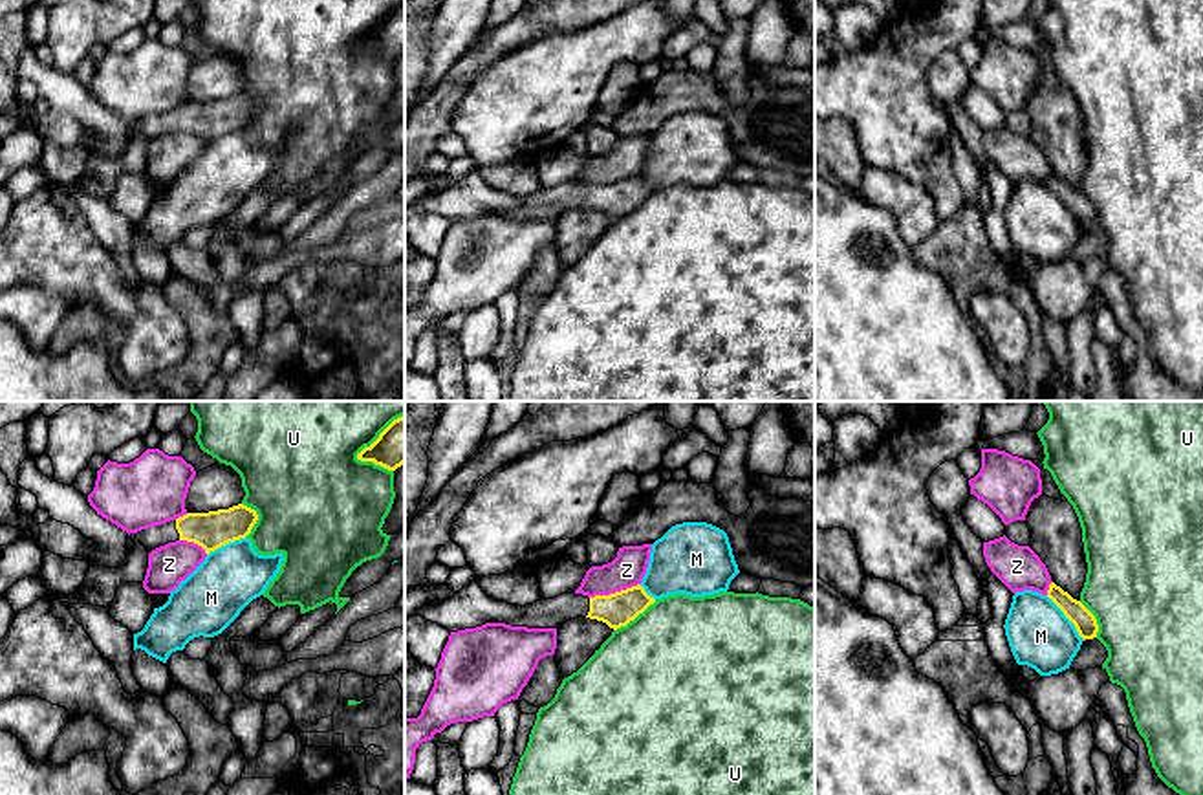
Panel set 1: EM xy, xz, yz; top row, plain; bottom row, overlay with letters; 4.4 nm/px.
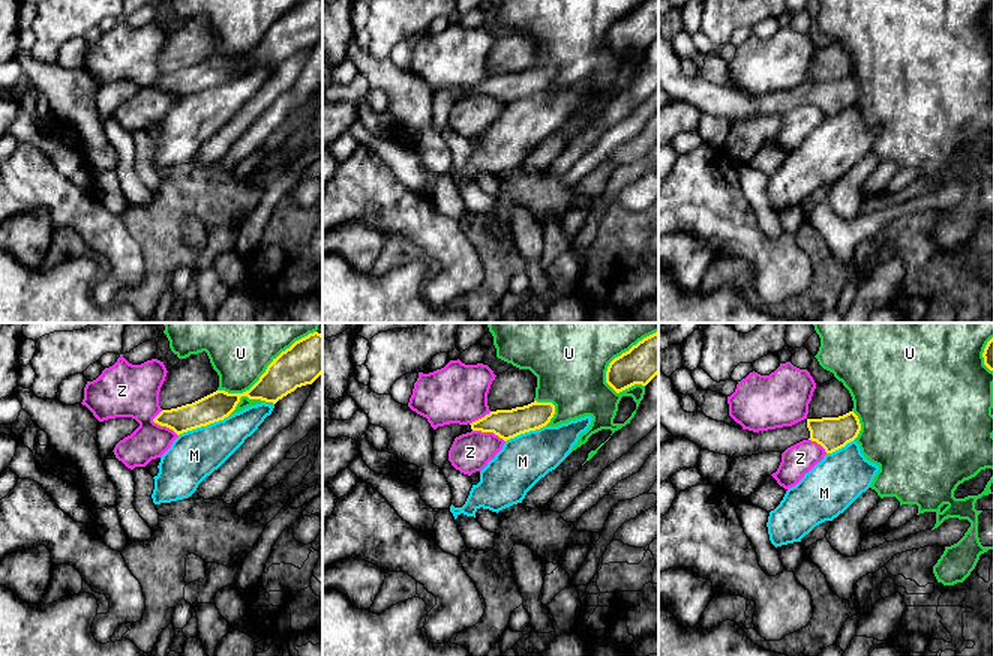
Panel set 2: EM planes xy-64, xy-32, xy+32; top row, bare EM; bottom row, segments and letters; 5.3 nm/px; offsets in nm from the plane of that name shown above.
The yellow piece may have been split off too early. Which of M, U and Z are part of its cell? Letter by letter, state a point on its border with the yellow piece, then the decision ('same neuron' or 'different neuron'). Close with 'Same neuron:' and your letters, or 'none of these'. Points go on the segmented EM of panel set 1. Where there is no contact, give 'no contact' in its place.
M: contact yz (1066, 616); different neuron
U: contact xz (634, 618); different neuron
Z: contact xz (616, 592); different neuron
Same neuron: none of these

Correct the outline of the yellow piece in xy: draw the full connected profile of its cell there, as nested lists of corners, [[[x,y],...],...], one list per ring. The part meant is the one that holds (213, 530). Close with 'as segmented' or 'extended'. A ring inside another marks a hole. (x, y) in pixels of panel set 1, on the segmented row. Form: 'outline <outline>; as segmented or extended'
outline [[[244,504],[209,513],[187,513],[167,524],[130,533],[126,551],[137,542],[141,542],[150,553],[168,542],[187,540],[201,546],[209,555],[229,542],[245,539],[256,520],[256,511]]]; extended

